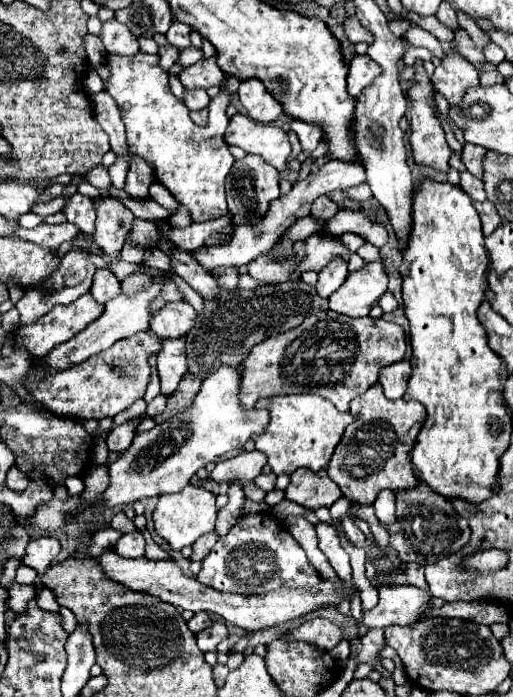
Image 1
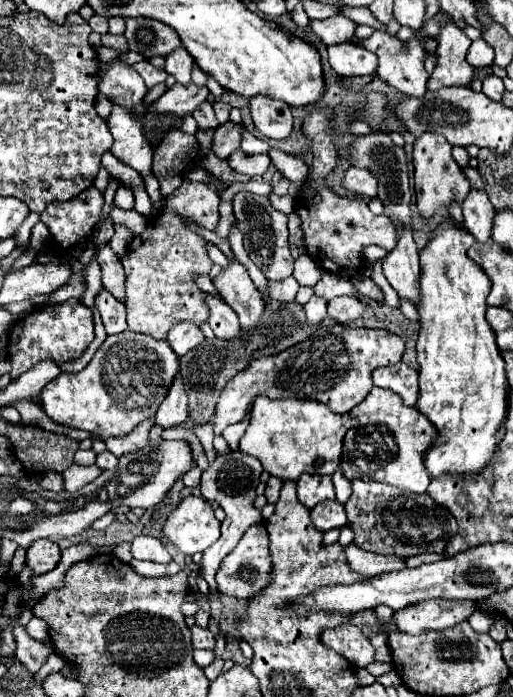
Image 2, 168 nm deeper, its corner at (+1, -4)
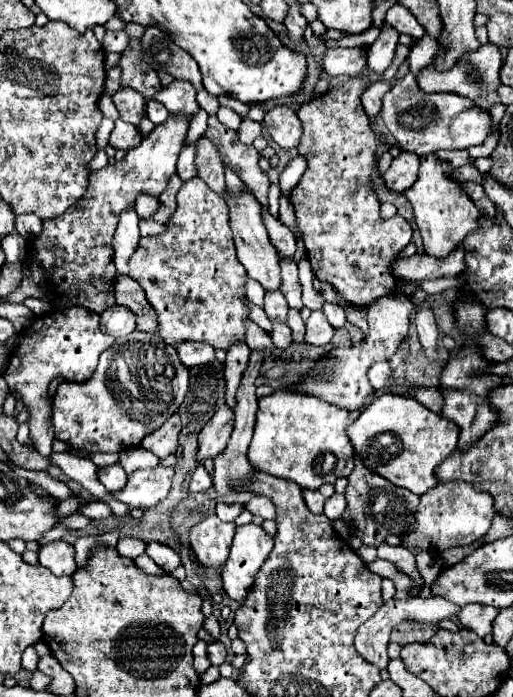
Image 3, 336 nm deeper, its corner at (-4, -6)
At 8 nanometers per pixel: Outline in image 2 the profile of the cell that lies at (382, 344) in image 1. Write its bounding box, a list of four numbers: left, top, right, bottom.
[212,323,404,435]

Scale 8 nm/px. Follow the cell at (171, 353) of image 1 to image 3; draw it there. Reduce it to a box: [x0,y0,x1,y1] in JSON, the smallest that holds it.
[141,413,181,459]

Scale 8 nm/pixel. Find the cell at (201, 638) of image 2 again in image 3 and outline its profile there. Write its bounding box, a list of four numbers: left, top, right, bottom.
[207,641,227,665]

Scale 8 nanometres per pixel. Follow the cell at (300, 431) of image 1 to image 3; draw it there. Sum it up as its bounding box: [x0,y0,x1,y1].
[249,391,353,489]

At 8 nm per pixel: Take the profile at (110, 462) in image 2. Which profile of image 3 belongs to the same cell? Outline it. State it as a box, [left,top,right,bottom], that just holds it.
[97,463,127,491]

